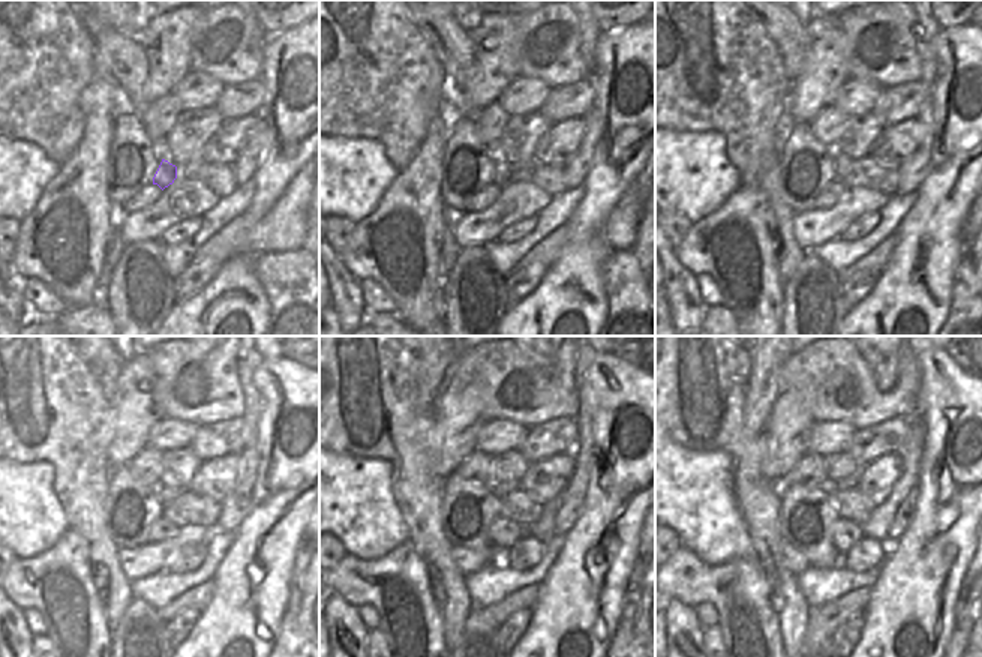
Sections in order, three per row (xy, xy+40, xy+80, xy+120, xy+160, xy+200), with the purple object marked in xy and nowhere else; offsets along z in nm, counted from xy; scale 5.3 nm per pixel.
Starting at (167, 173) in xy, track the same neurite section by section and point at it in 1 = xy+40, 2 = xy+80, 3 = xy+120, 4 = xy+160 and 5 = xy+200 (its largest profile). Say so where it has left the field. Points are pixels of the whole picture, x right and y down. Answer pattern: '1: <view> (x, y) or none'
1: xy+40 (501, 177)
2: xy+80 (837, 162)
3: xy+120 (164, 492)
4: xy+160 (496, 489)
5: xy+200 (849, 483)

